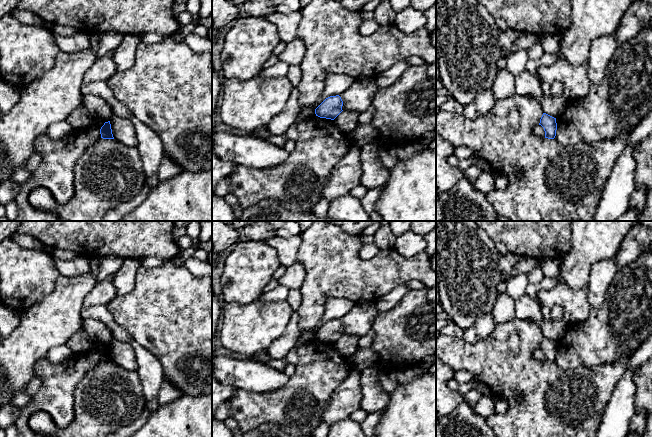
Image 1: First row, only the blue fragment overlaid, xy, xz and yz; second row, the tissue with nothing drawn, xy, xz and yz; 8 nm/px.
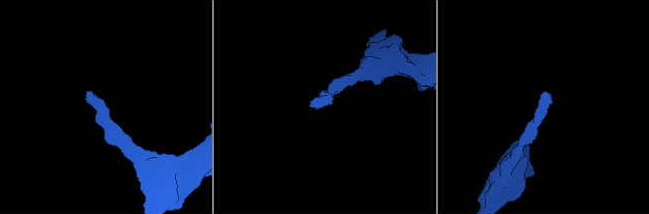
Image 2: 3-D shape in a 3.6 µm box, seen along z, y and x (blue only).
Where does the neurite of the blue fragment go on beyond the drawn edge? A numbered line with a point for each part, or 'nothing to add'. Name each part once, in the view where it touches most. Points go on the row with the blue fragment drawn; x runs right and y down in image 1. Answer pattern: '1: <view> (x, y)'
nothing to add

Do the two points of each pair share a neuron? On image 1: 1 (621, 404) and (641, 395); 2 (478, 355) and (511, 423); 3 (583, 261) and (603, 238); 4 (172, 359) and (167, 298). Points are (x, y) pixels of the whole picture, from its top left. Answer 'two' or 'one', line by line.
1: two
2: one
3: one
4: one

